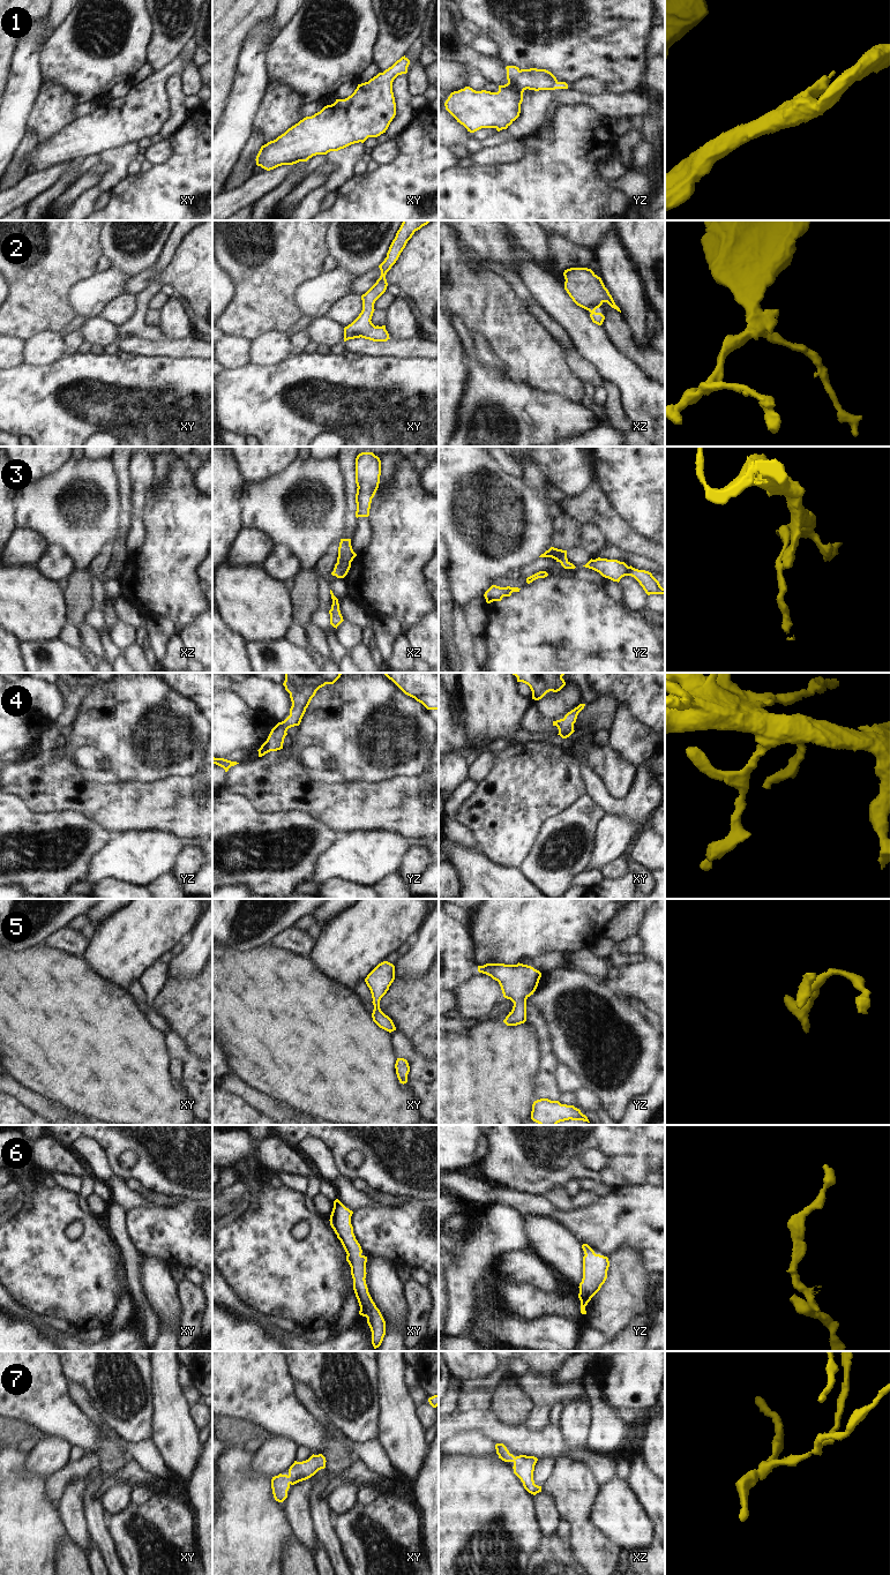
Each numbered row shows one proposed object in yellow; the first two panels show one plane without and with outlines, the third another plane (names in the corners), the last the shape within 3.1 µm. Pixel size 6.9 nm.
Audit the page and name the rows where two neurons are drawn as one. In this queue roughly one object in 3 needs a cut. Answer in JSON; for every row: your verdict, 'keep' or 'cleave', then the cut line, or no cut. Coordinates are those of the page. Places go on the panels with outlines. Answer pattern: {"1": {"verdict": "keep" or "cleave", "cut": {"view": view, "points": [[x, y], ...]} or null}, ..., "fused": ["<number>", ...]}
{"1": {"verdict": "keep", "cut": null}, "2": {"verdict": "keep", "cut": null}, "3": {"verdict": "keep", "cut": null}, "4": {"verdict": "keep", "cut": null}, "5": {"verdict": "keep", "cut": null}, "6": {"verdict": "keep", "cut": null}, "7": {"verdict": "keep", "cut": null}, "fused": []}

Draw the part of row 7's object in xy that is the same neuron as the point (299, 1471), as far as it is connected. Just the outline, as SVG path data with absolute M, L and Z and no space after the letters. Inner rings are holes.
M322 1454L312 1455L308 1460L297 1462L290 1467L287 1475L279 1473L272 1477L271 1488L276 1501L283 1502L287 1498L291 1485L306 1480L314 1476L319 1470L326 1468L326 1457Z

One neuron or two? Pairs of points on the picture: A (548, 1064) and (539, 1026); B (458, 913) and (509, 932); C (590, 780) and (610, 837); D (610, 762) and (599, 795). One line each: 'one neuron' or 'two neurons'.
A: one neuron
B: two neurons
C: two neurons
D: two neurons

